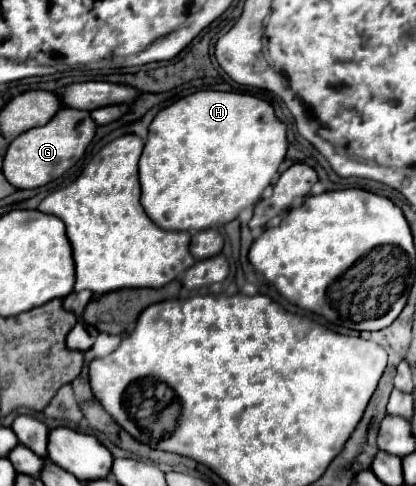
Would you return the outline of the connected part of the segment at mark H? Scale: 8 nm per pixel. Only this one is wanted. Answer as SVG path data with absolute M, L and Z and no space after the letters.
M199 90L163 108L149 126L149 136L139 160L141 204L147 216L165 230L199 232L215 224L231 222L243 208L253 206L265 186L271 184L287 152L285 124L277 120L273 106L251 94Z

